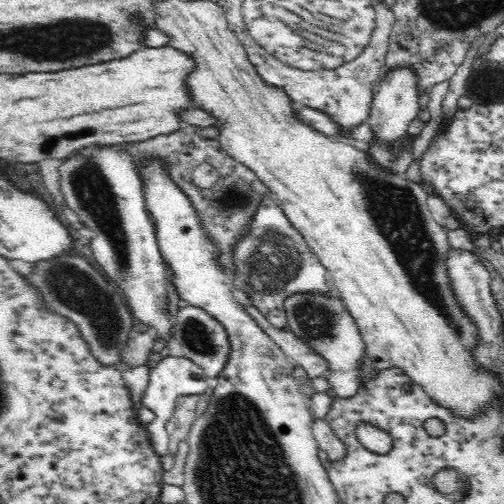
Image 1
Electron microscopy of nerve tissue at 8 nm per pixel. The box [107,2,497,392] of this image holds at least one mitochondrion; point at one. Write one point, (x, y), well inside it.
(398, 217)

